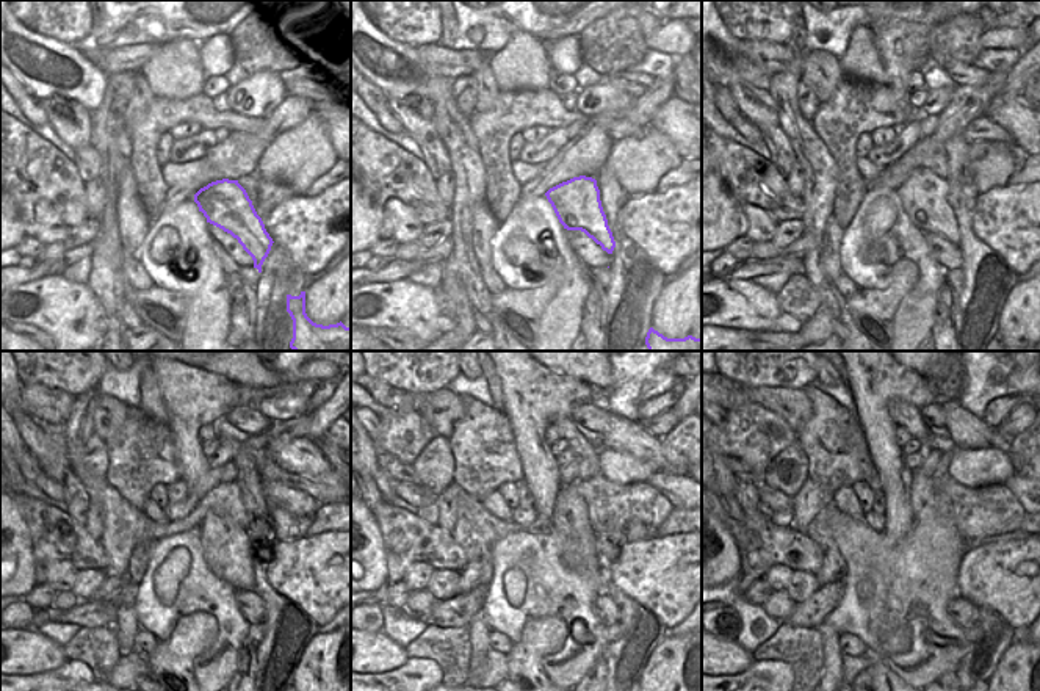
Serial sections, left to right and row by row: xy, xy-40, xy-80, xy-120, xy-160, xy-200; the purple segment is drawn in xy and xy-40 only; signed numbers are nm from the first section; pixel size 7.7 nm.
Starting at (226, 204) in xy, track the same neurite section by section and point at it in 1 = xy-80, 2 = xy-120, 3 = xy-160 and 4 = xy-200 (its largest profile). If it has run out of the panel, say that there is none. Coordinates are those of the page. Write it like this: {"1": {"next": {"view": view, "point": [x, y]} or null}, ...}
{"1": {"next": {"view": "xy-80", "point": [924, 195]}}, "2": {"next": {"view": "xy-120", "point": [226, 546]}}, "3": {"next": {"view": "xy-160", "point": [577, 539]}}, "4": {"next": {"view": "xy-200", "point": [928, 528]}}}

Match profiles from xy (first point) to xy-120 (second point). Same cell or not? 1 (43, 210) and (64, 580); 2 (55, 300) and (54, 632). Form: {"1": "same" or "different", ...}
{"1": "same", "2": "different"}

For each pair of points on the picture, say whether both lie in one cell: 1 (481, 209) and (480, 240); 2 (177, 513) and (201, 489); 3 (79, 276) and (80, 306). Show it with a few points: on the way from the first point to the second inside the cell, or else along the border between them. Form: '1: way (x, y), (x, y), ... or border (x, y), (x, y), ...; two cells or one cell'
1: way (481, 217), (481, 232); one cell
2: way (184, 508), (196, 495); one cell
3: border (61, 274), (69, 281), (86, 284); two cells

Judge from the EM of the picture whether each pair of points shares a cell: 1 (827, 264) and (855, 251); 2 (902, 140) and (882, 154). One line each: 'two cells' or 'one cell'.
1: two cells
2: one cell

